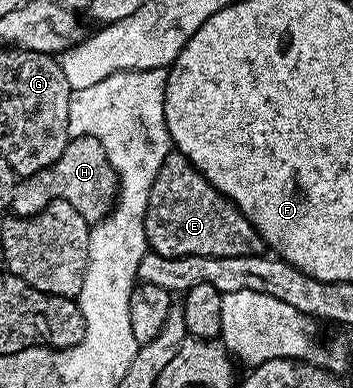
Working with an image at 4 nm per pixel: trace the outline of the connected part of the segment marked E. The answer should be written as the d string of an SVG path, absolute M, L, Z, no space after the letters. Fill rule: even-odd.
M175 149L167 153L163 161L163 169L159 169L159 177L155 177L155 185L151 185L151 197L147 197L147 213L145 214L145 232L149 242L149 251L159 253L163 257L251 257L252 255L264 255L267 248L261 240L261 234L247 221L247 217L231 200L223 193L219 193Z

